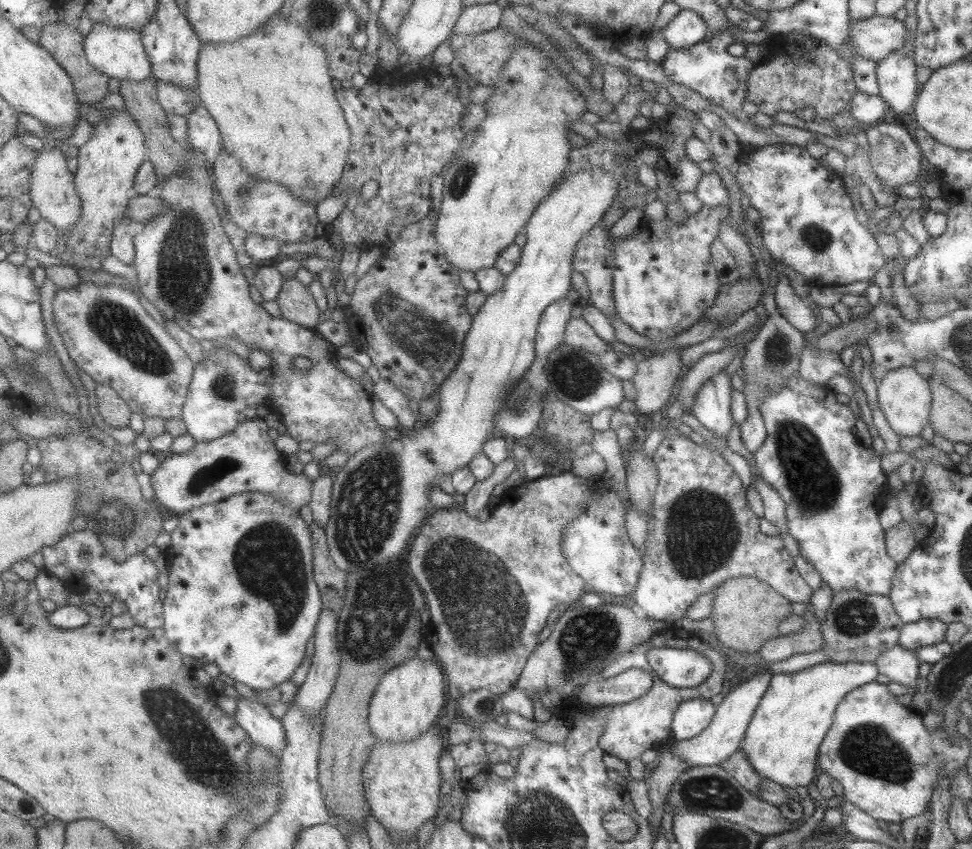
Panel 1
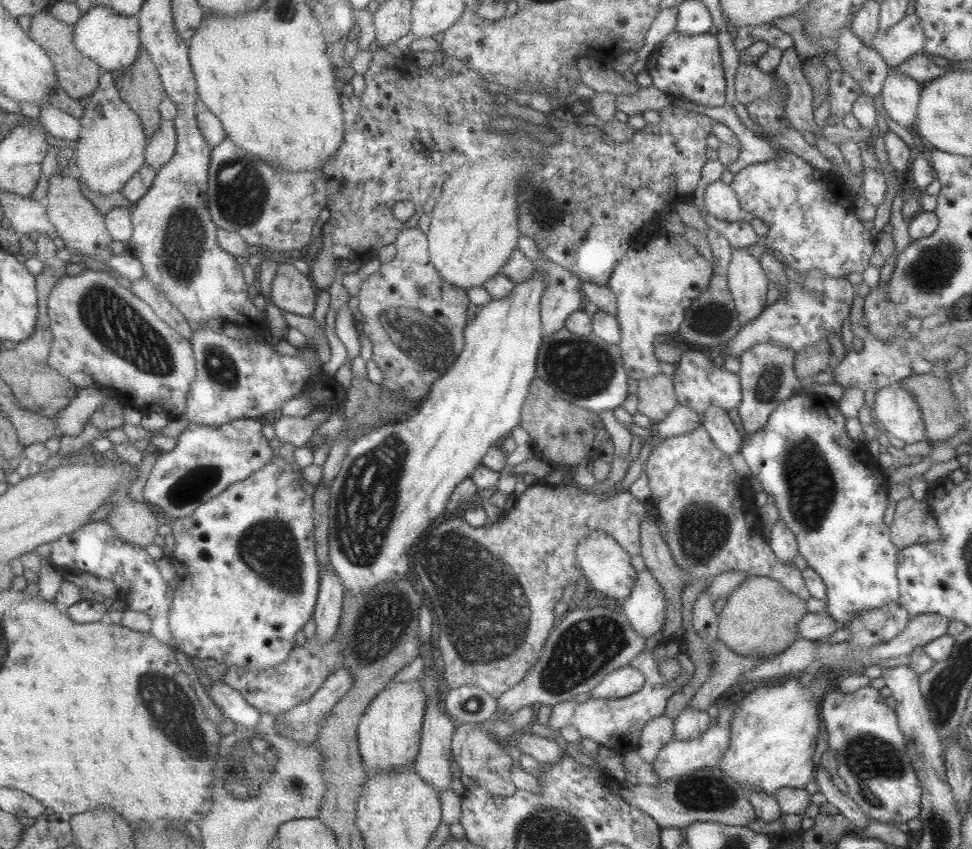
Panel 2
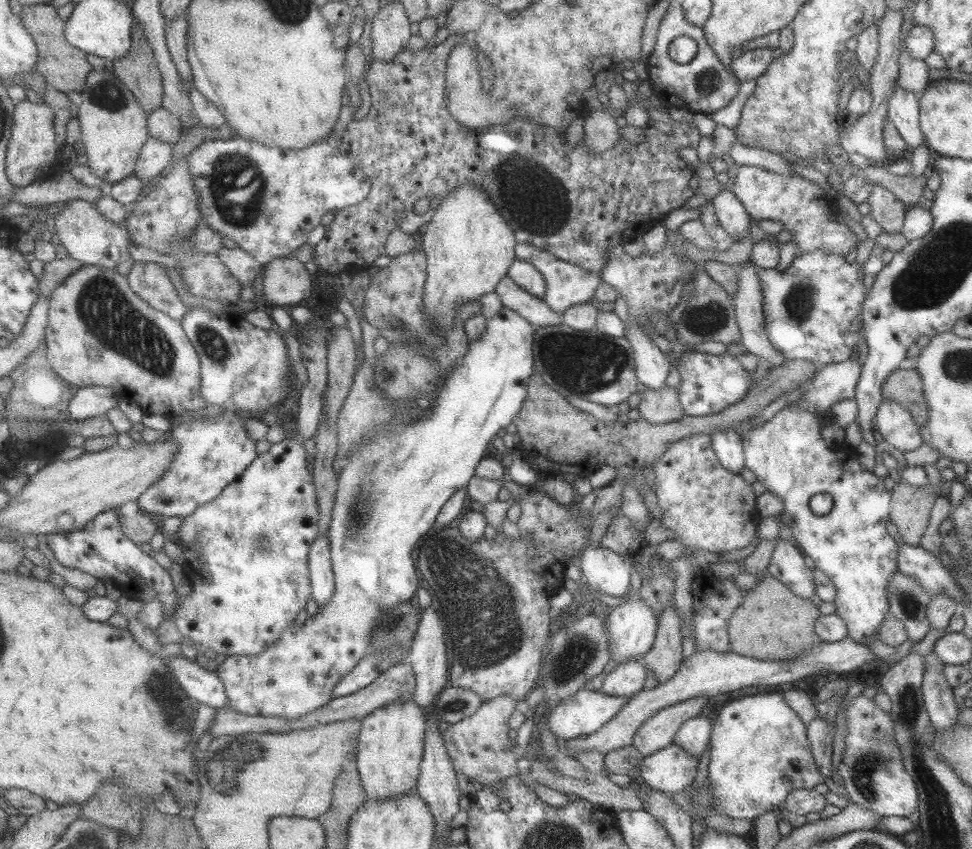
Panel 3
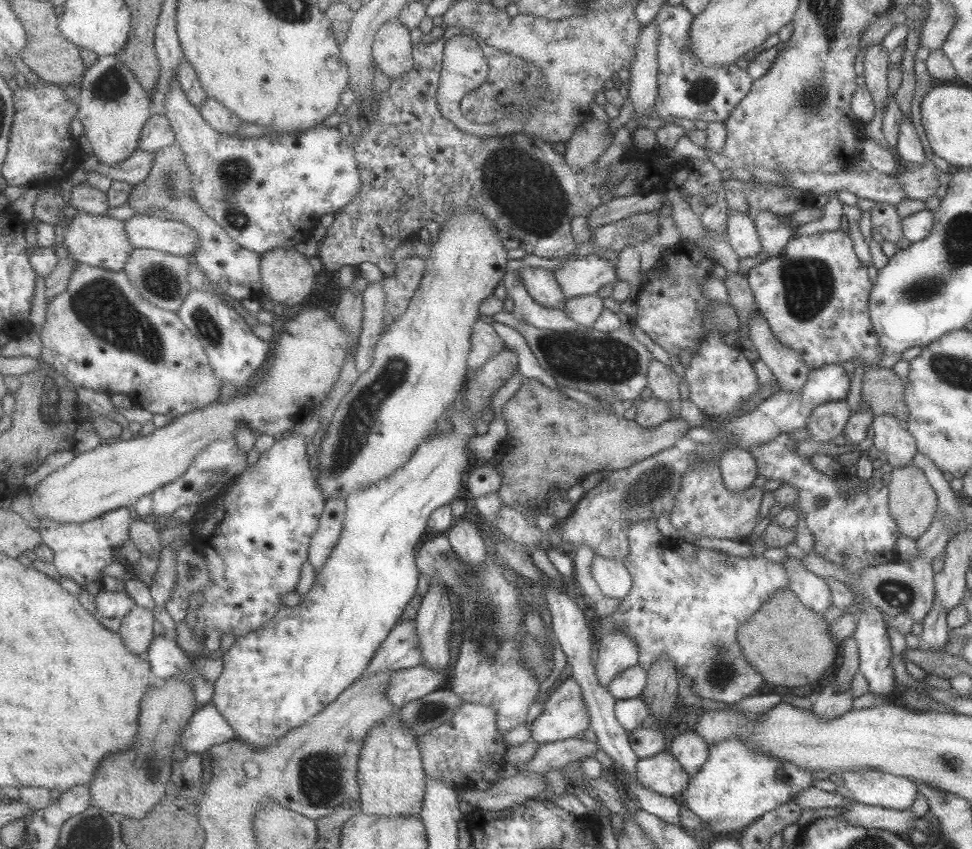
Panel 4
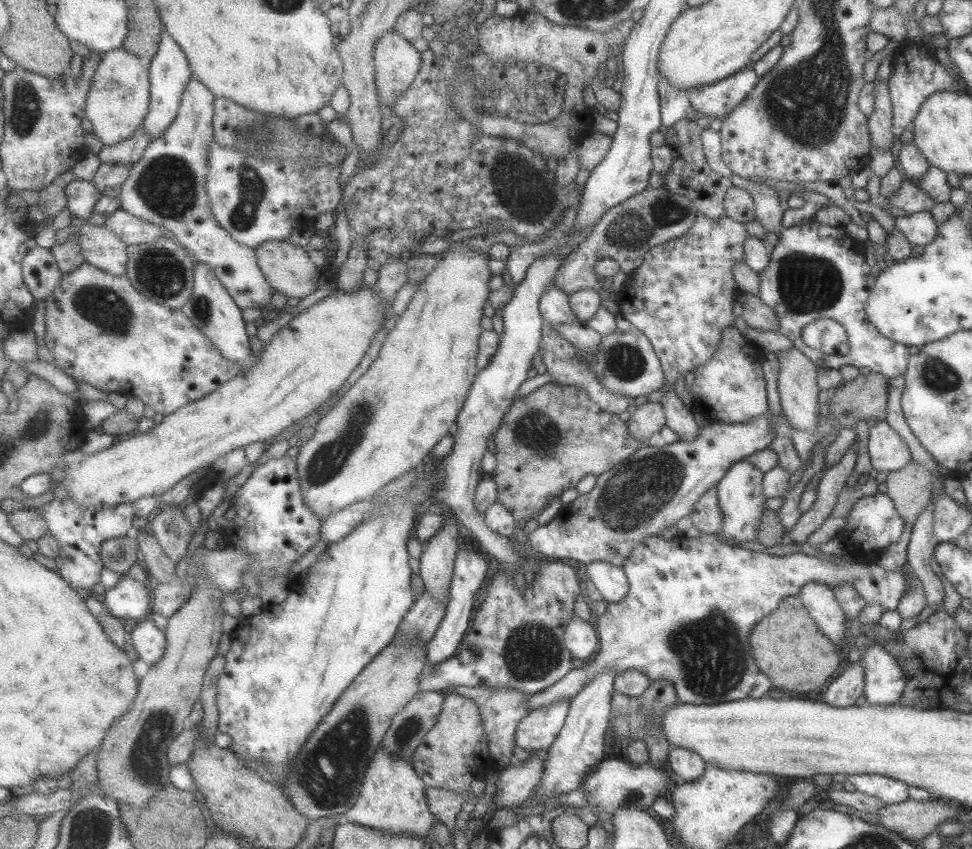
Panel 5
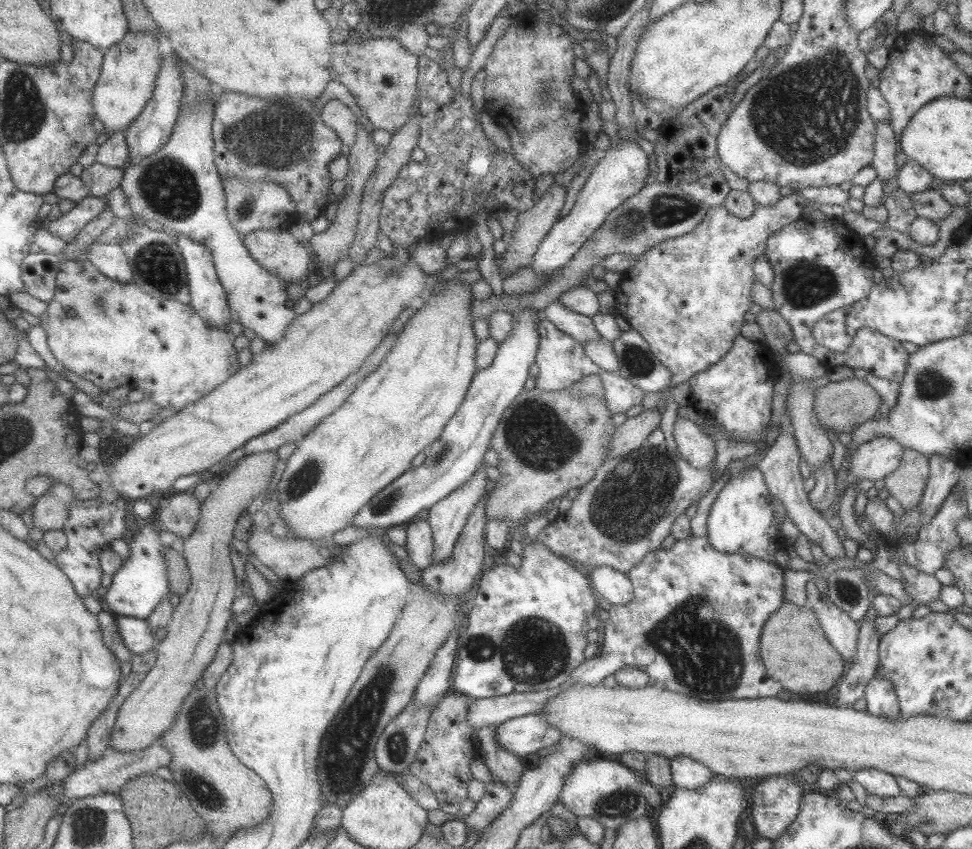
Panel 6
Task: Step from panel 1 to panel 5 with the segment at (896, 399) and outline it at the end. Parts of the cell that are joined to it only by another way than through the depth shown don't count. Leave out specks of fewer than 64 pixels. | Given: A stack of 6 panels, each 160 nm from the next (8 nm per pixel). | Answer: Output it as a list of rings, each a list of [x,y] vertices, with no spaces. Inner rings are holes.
[[[878,421],[868,430],[867,452],[870,465],[877,472],[899,470],[912,459],[908,446],[884,421]]]

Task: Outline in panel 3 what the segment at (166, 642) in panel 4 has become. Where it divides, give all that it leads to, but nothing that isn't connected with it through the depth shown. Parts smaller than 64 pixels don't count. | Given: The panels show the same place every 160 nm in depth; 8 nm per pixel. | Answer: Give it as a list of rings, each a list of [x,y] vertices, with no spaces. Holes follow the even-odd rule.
[[[182,655],[166,658],[165,661],[186,695],[197,704],[214,709],[228,707],[221,679],[214,672]]]

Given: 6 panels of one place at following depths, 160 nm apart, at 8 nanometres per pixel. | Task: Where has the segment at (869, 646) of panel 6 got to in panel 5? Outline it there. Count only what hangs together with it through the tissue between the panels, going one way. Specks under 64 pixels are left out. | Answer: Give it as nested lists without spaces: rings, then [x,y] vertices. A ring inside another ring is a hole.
[[[861,659],[848,663],[847,668],[836,679],[830,680],[823,692],[825,704],[848,707],[855,704],[855,699],[863,695],[864,664]]]

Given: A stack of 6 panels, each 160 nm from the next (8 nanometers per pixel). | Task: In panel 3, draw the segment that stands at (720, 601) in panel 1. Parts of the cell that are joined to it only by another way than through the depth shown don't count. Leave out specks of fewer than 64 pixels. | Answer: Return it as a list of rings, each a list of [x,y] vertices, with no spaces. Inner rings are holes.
[[[767,574],[743,597],[728,620],[730,650],[759,660],[795,660],[821,645],[821,638],[814,632],[819,615],[817,605],[795,596],[785,584]]]

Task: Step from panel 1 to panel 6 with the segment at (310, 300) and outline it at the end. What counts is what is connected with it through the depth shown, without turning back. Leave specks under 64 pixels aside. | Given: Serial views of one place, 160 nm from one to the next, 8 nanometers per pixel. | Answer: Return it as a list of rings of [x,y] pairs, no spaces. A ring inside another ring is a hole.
[[[259,229],[242,236],[249,256],[287,284],[305,278],[311,251],[285,229]]]

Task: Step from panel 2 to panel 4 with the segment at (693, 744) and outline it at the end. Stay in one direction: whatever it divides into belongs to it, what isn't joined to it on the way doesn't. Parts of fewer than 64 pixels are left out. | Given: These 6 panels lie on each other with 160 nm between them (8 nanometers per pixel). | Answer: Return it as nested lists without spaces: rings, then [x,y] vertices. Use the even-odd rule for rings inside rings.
[[[668,748],[635,763],[634,778],[643,788],[666,797],[678,797],[686,789],[689,776]]]

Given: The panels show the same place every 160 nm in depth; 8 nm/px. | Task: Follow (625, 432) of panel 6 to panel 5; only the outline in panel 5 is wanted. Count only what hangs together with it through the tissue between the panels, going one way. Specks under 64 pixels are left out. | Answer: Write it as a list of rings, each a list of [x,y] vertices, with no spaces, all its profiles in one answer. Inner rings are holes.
[[[659,403],[637,405],[635,412],[630,414],[626,422],[627,435],[647,445],[648,439],[665,425],[664,413]]]

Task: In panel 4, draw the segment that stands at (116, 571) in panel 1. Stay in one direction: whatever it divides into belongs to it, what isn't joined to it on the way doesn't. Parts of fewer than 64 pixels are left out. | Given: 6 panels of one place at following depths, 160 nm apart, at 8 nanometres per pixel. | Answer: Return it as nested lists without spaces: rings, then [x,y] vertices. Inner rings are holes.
[[[123,507],[82,523],[62,523],[47,517],[39,517],[37,522],[40,524],[39,531],[44,543],[56,552],[53,564],[57,573],[85,587],[91,582],[100,581],[103,568],[107,568],[111,562],[116,562],[116,548],[130,539],[131,525],[135,517],[134,508]]]

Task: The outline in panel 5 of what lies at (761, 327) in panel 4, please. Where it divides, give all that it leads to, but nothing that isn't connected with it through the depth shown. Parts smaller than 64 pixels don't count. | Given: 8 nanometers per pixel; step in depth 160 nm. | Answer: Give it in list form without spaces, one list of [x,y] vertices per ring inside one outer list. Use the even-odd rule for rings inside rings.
[[[790,348],[784,352],[777,353],[777,364],[779,364],[779,373],[777,378],[777,388],[781,404],[781,413],[785,415],[787,423],[792,429],[805,431],[807,433],[815,432],[817,427],[818,412],[818,388],[816,375],[818,368],[815,367],[799,350]]]

